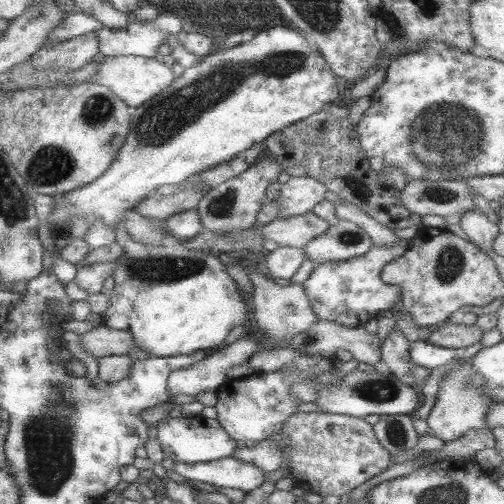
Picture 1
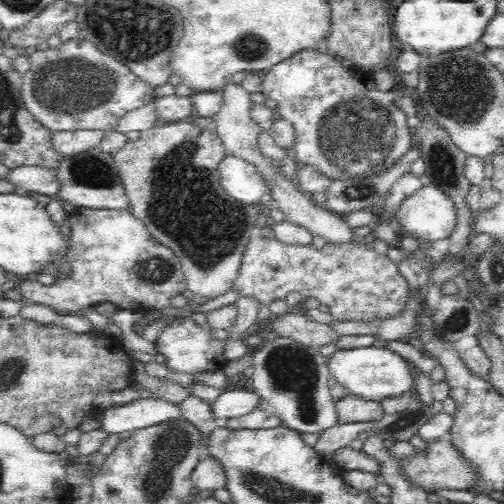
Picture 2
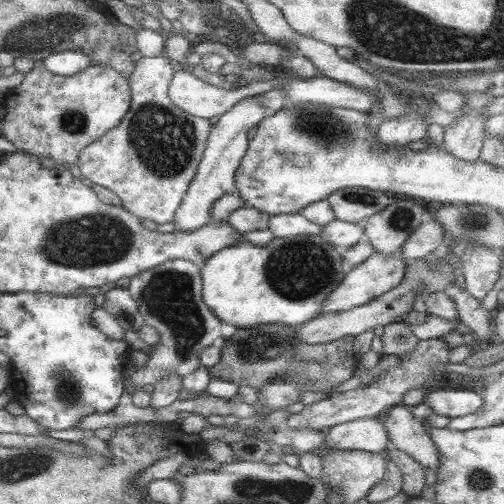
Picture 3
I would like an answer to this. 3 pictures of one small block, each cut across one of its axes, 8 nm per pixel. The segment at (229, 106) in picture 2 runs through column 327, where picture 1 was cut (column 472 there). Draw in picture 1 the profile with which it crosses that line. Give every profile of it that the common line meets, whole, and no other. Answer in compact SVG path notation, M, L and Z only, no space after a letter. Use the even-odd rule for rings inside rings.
M469 210L469 212L461 214L459 226L465 232L465 236L475 244L475 248L491 250L491 242L499 234L499 226L489 222L487 216L481 214L479 210Z

